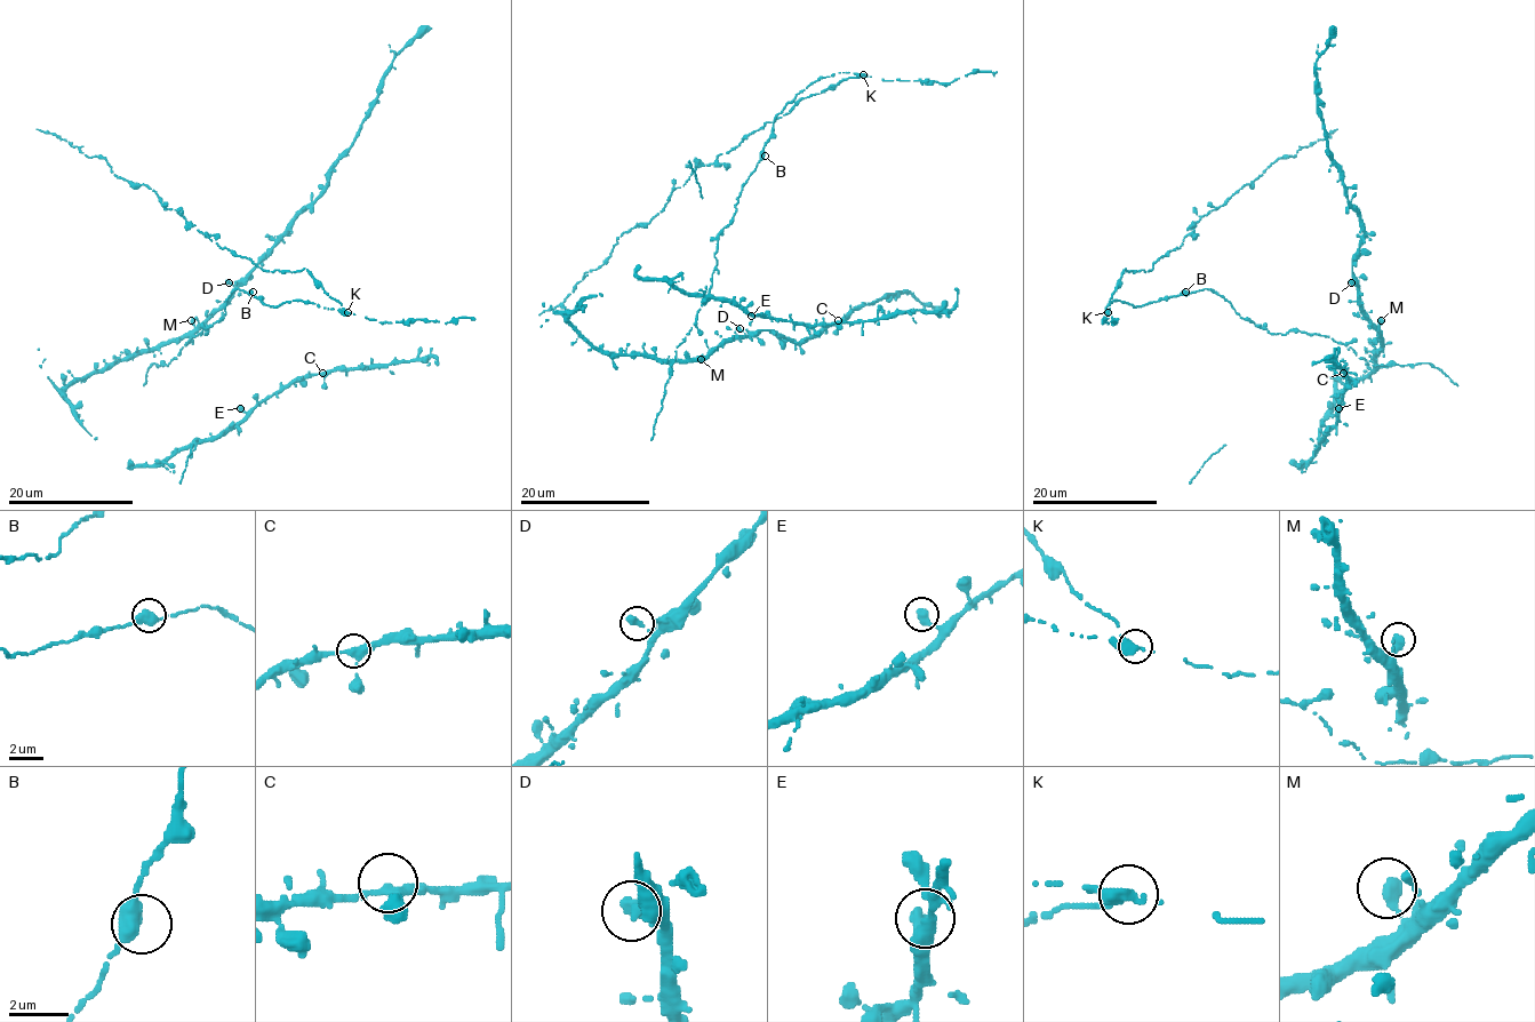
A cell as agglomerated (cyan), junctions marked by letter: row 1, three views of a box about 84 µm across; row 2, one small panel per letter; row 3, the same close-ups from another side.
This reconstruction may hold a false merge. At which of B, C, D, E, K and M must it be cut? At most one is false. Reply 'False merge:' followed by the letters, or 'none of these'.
False merge: K

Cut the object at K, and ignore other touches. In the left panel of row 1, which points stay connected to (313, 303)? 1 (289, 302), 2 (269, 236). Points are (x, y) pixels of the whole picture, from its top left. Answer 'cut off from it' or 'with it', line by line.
1: with it
2: with it

